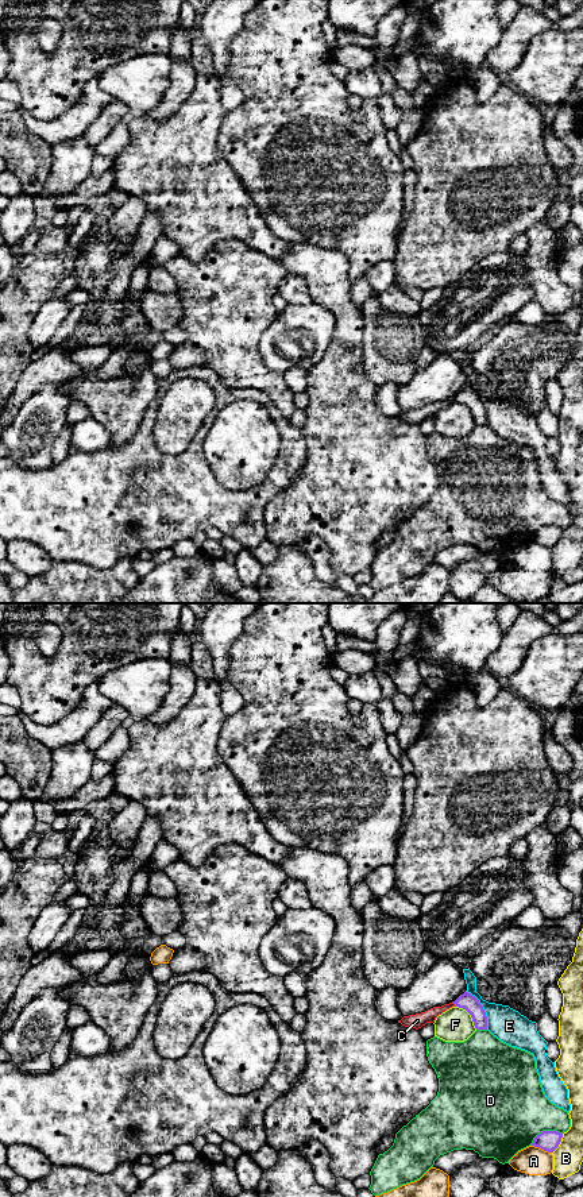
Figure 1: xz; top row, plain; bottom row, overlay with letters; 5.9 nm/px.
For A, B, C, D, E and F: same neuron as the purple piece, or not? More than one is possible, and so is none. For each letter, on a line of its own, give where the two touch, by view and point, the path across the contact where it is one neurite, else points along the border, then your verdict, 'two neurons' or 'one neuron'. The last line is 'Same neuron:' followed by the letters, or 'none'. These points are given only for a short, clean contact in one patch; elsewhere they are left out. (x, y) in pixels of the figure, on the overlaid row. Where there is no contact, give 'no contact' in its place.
A: meets purple in xz at (541, 1149); two neurons
B: meets purple in xz at (559, 1143); two neurons
C: meets purple in xz at (454, 1003); border along xz (452, 1001), (455, 1006); two neurons
D: meets purple in xz at (544, 1131); two neurons
E: meets purple in xz at (482, 1008); two neurons
F: meets purple in xz at (470, 1014); border along xz (455, 1006), (470, 1015), (477, 1028); two neurons
Same neuron: none

